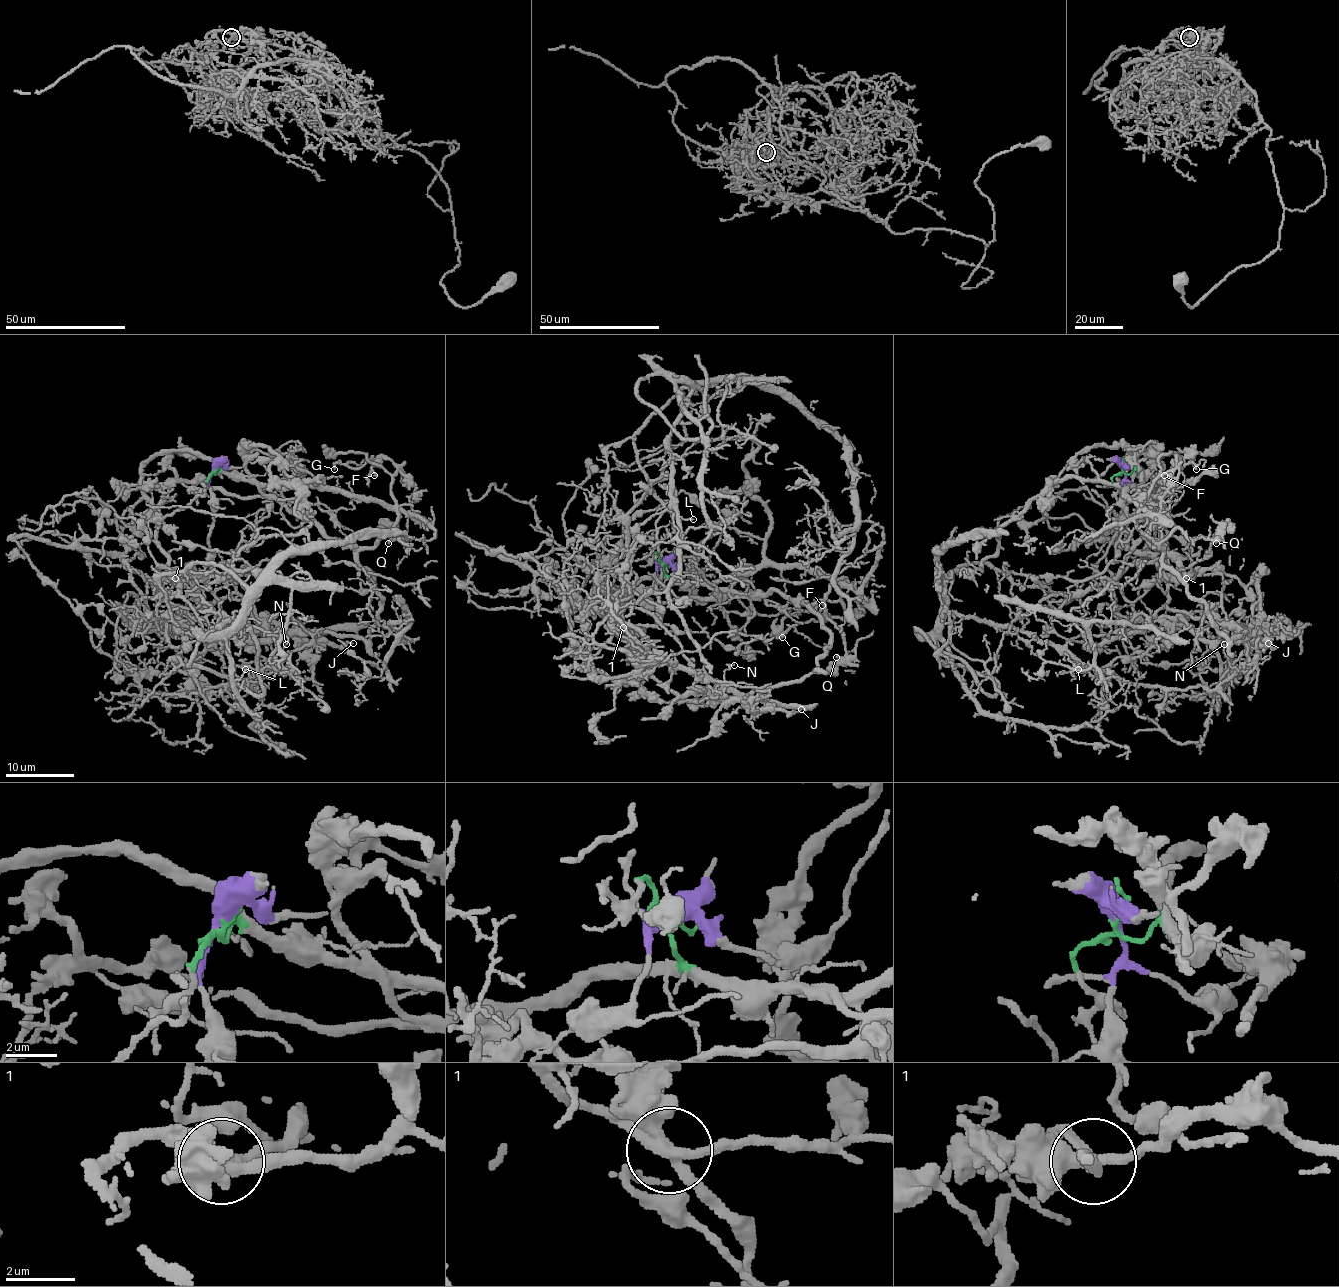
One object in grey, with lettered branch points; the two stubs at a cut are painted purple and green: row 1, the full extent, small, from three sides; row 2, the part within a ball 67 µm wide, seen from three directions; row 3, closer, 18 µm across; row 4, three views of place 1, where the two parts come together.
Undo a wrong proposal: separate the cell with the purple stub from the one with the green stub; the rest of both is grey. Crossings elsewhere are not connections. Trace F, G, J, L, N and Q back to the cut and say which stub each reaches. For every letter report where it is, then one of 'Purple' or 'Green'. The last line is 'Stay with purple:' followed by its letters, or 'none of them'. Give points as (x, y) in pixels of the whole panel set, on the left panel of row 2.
F: Place: (374, 475). Green
G: Place: (334, 469). Green
J: Place: (353, 643). Green
L: Place: (245, 669). Purple
N: Place: (286, 644). Purple
Q: Place: (388, 543). Green
Stay with purple: L, N

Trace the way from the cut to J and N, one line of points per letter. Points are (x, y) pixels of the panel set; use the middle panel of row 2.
J: (662, 563), (667, 575), (712, 589), (781, 591), (820, 618), (830, 644), (815, 671), (751, 695), (801, 709)
N: (662, 565), (659, 623), (598, 611), (617, 606), (636, 529), (672, 508), (669, 604), (715, 682), (734, 664)

